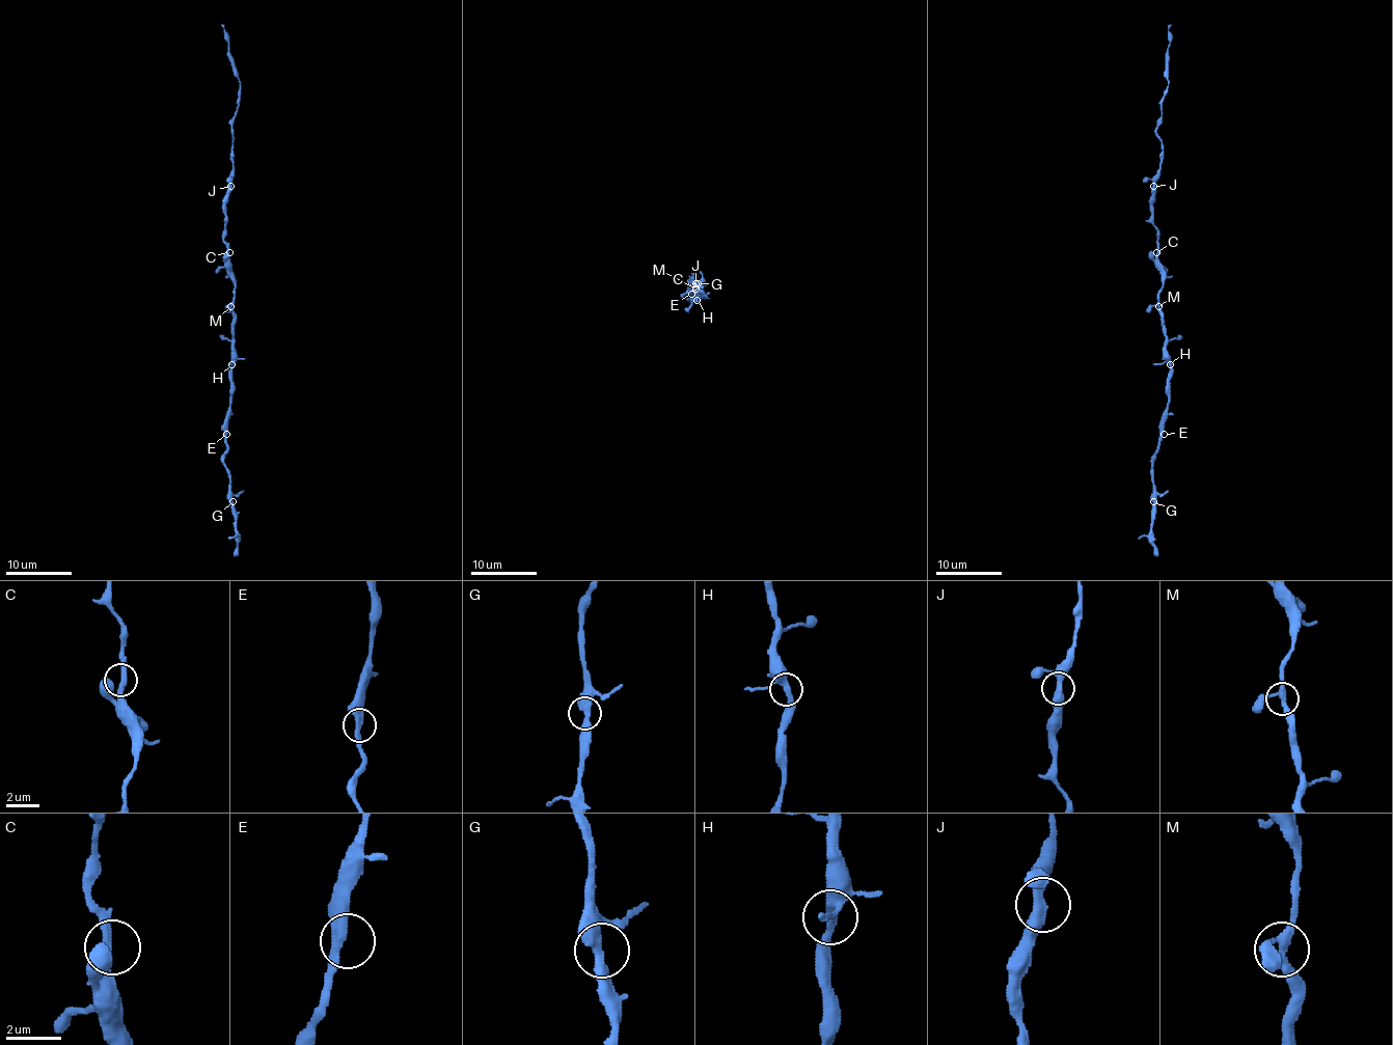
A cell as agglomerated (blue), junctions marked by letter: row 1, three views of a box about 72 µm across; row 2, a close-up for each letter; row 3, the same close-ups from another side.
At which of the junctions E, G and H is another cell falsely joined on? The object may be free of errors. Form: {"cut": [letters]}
{"cut": []}

